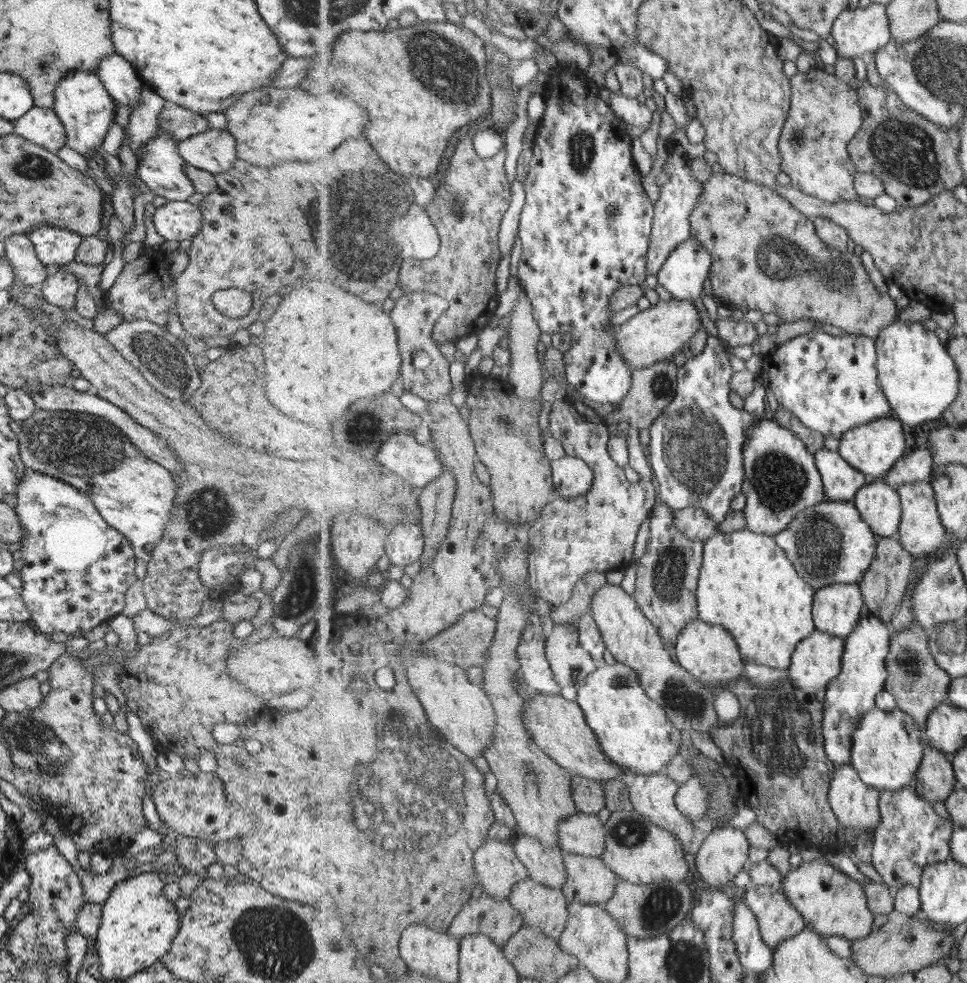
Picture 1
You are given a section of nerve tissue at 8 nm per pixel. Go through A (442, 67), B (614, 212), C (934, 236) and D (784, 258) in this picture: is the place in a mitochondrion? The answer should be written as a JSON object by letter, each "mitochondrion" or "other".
{"A":"mitochondrion","B":"mitochondrion","C":"other","D":"mitochondrion"}

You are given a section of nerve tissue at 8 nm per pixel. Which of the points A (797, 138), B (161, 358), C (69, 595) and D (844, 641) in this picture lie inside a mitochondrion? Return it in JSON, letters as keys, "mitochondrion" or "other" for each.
{"A":"mitochondrion","B":"mitochondrion","C":"other","D":"other"}

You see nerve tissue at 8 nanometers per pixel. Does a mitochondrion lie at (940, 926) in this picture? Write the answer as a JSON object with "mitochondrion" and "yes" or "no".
{"mitochondrion":"no"}

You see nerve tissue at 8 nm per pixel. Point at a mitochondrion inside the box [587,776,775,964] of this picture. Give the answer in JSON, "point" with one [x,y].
{"point":[661,905]}

